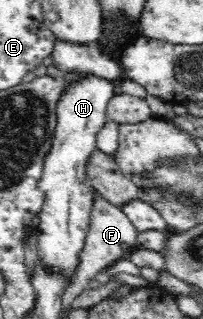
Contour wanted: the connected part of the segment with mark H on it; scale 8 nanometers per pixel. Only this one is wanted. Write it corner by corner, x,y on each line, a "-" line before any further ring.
89,74
86,79
74,82
57,105
57,127
51,151
45,156
42,176
37,189
43,194
43,203
37,216
37,257
47,273
59,273
72,283
77,276
80,256
85,246
90,226
90,213
96,190
87,183
86,169
89,158
96,149
99,130
109,120
106,107
115,95
113,82

